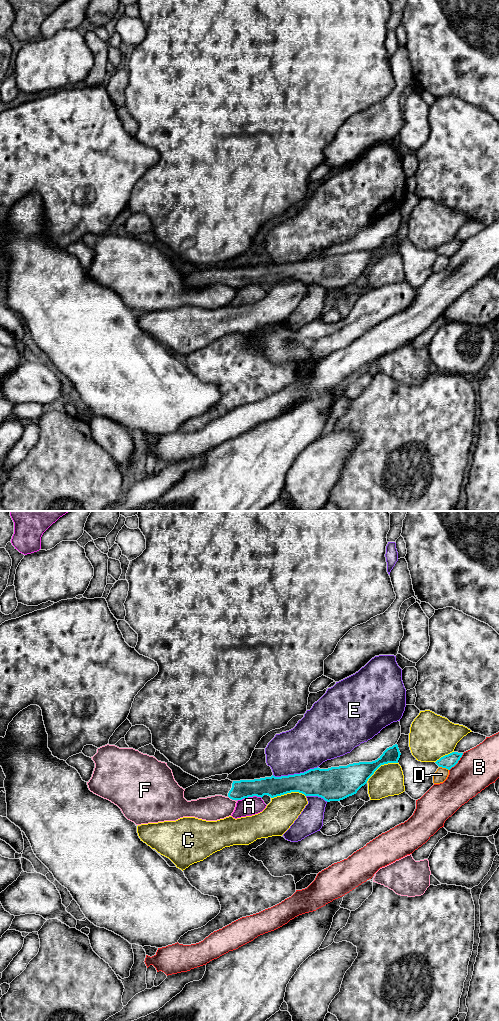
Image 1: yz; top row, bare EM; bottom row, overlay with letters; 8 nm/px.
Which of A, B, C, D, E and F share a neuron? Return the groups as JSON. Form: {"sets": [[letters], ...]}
{"sets": [["A"], ["B"], ["C"], ["D"], ["E"], ["F"]]}

